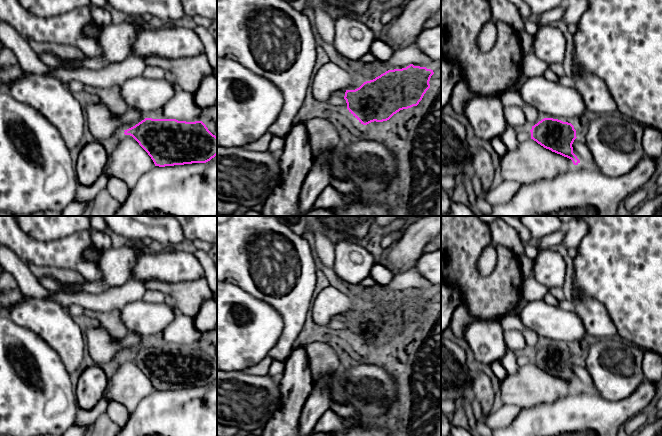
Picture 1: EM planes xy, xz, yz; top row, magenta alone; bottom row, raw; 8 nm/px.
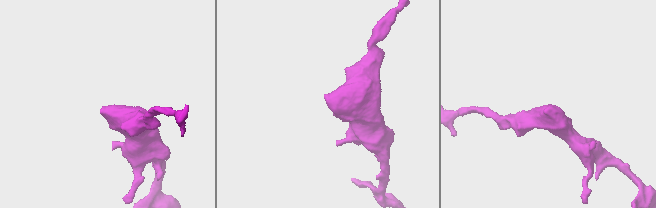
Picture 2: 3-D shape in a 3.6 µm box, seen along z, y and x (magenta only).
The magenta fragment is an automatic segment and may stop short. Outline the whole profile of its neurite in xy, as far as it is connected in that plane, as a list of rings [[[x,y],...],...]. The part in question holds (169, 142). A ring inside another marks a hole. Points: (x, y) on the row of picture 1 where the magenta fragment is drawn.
[[[145,118],[124,131],[148,153],[155,166],[206,163],[217,155],[217,137],[202,121]]]

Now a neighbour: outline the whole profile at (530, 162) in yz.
[[[533,139],[519,142],[515,150],[507,150],[500,158],[500,169],[505,181],[517,181],[519,183],[534,183],[547,180],[569,171],[574,166],[571,159],[544,148]]]

